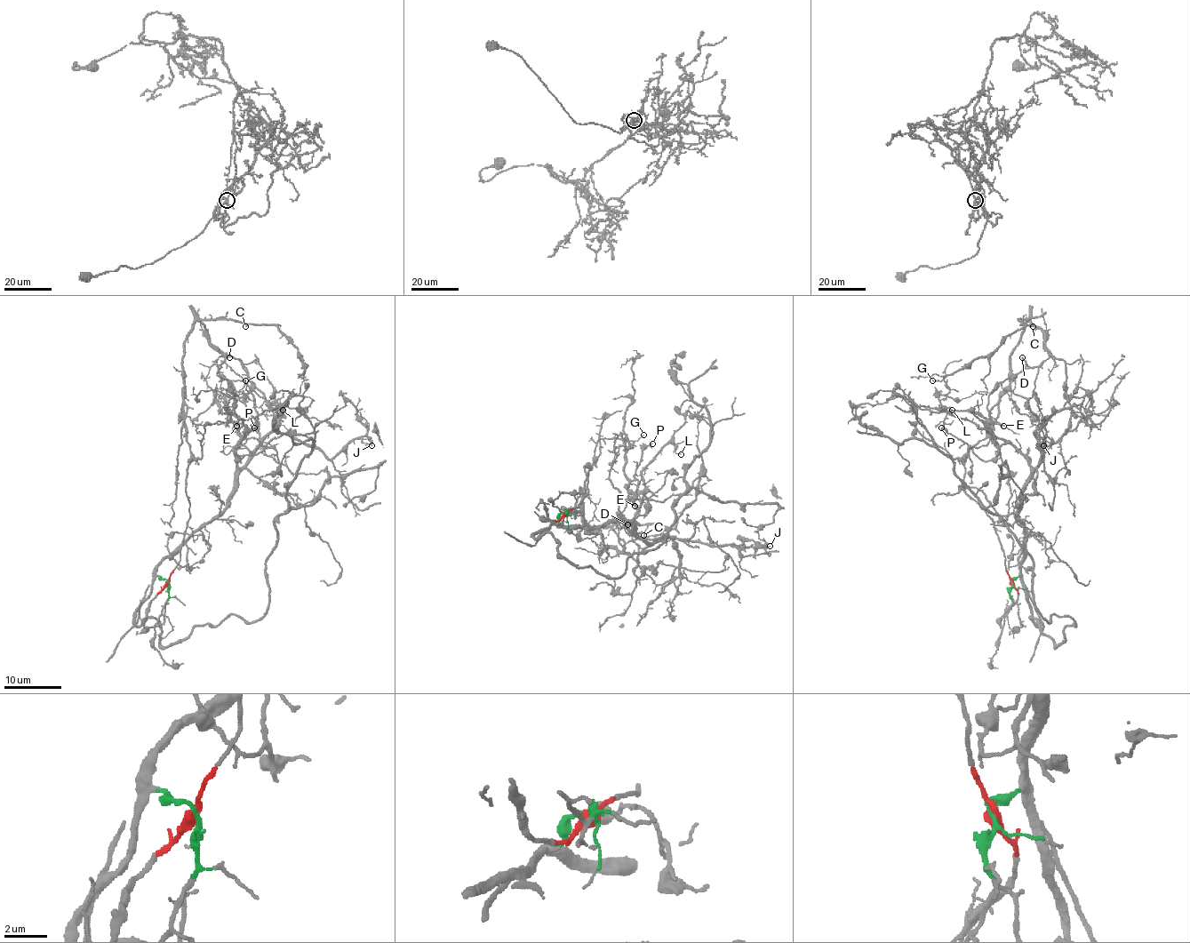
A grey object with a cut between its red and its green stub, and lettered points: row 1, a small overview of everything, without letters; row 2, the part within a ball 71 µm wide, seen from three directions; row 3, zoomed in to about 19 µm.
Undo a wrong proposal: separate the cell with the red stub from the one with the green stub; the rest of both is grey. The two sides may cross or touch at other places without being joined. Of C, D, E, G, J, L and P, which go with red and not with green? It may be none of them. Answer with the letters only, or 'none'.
C, D

